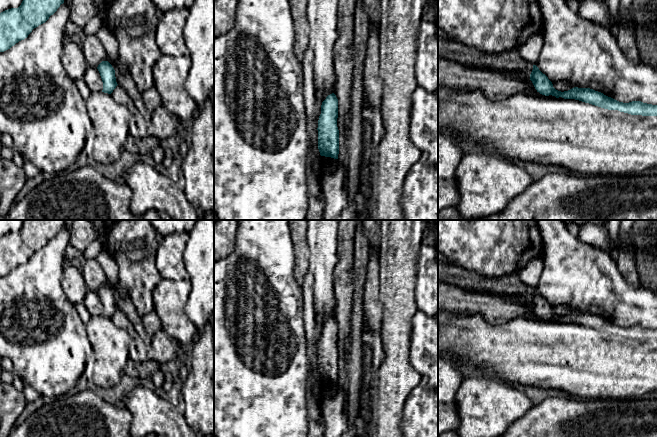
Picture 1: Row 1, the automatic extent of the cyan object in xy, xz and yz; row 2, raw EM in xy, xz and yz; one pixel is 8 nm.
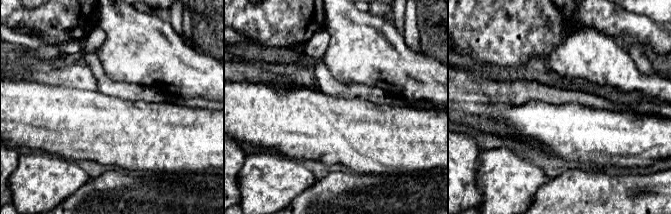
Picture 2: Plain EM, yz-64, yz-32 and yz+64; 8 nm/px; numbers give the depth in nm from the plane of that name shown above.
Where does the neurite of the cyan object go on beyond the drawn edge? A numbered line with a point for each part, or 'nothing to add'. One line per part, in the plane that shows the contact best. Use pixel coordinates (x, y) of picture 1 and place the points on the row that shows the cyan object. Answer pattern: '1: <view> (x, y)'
nothing to add

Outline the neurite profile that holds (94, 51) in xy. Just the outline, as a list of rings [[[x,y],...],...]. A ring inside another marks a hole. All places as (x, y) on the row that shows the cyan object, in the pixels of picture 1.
[[[86,36],[82,43],[82,49],[89,67],[98,67],[102,61],[108,61],[112,67],[117,65],[107,56],[104,46],[97,36]]]

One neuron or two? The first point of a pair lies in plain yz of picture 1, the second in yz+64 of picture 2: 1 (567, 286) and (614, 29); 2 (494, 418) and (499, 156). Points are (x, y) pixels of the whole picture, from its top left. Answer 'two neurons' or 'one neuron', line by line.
1: two neurons
2: one neuron

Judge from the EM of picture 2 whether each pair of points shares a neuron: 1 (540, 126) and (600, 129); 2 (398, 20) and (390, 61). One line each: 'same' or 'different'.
1: same
2: different

